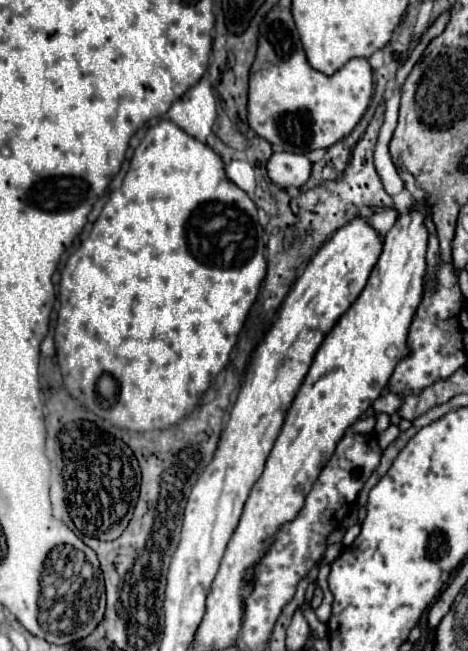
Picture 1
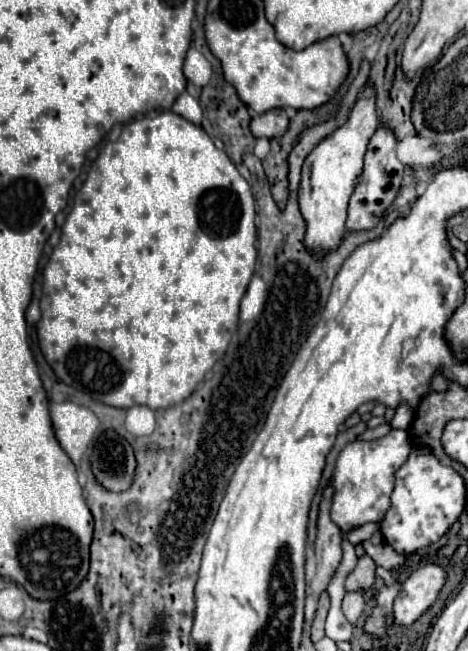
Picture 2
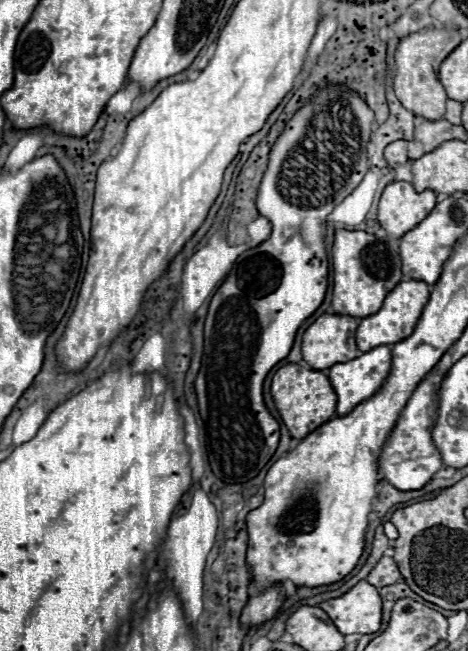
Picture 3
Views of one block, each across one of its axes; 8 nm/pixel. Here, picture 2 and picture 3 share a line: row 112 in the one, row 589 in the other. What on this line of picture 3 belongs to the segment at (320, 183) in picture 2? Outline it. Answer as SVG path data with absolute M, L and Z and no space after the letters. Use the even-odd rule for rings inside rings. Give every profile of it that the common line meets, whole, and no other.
M366 580L358 582L340 598L332 598L320 604L332 618L336 628L348 634L374 634L380 628L382 600L378 590Z

